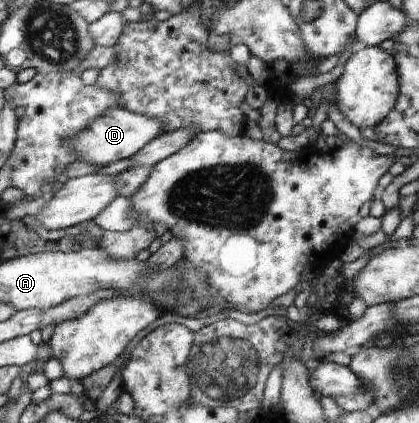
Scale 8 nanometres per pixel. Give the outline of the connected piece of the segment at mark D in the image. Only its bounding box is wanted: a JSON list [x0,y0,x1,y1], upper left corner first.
[74,107,162,167]

